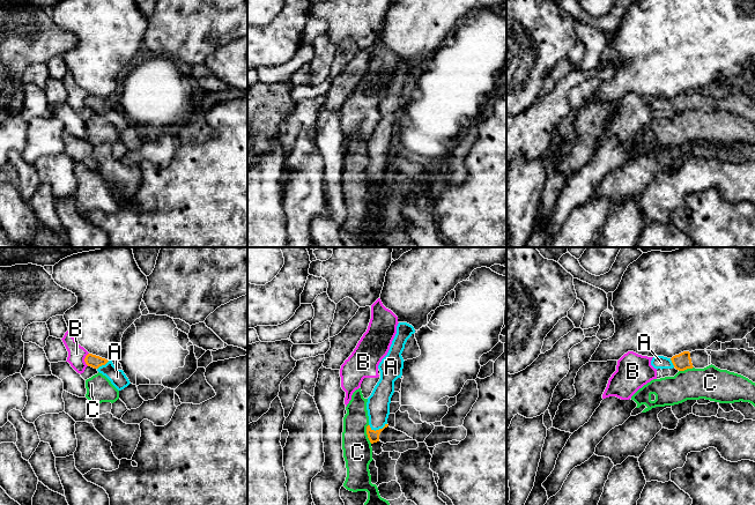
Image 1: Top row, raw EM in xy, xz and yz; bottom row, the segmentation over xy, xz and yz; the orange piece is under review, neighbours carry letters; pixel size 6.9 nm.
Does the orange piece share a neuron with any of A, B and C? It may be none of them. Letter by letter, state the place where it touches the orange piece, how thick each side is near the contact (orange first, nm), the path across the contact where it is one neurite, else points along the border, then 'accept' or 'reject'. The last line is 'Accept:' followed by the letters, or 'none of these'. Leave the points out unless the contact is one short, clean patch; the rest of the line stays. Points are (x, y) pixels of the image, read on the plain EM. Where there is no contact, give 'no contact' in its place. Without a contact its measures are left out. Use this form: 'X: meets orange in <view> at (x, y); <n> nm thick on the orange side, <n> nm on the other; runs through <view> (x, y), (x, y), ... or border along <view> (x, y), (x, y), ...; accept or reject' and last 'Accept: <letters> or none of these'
A: meets orange in xz at (377, 171); 80 nm thick on the orange side, 160 nm on the other; runs through xz (374, 177), (377, 171), (378, 145); accept
B: meets orange in xy at (84, 101); 90 nm thick on the orange side, 130 nm on the other; border along xy (88, 94), (84, 99), (87, 106); reject
C: meets orange in xz at (367, 175); 80 nm thick on the orange side, 200 nm on the other; border along xz (368, 165), (367, 178), (371, 184); reject
Accept: A

